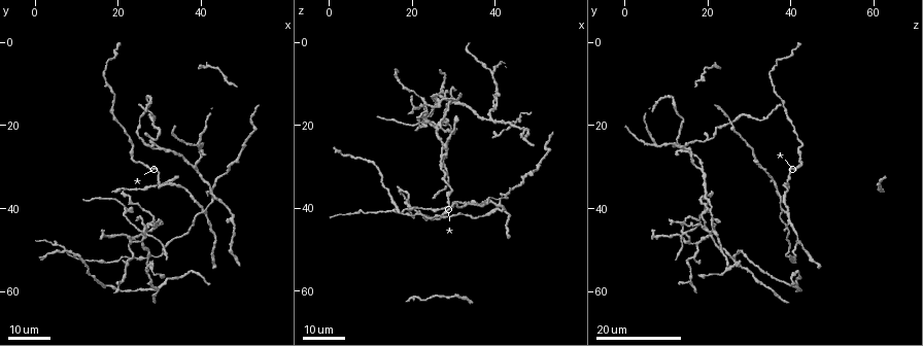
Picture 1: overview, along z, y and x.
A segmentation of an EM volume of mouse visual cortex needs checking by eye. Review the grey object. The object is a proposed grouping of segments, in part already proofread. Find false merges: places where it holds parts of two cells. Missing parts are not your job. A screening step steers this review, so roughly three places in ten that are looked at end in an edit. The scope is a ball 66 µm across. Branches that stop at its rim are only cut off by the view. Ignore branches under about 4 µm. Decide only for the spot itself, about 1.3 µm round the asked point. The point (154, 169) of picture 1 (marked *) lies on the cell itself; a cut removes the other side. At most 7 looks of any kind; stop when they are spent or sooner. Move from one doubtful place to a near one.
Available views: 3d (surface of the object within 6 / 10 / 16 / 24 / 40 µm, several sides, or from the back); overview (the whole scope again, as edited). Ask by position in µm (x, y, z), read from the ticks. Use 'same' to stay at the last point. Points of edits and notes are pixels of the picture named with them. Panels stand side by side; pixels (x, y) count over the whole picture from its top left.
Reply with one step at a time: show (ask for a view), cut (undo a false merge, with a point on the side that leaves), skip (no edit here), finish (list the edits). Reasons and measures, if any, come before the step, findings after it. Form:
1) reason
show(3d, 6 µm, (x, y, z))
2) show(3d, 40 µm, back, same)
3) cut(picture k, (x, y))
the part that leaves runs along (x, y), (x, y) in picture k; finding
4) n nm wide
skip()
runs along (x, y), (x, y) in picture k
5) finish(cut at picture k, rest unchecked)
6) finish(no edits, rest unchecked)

three-way junction
show(3d, 24 µm, (39.5, 24.5, 7.0))

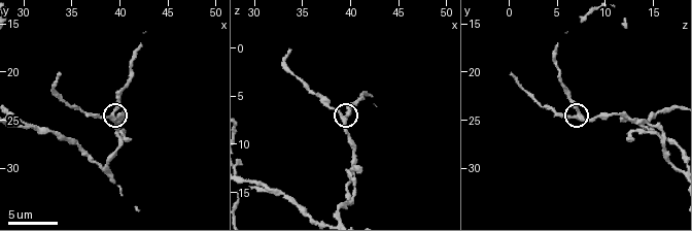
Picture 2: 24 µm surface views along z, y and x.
show(3d, 6 µm, (39.4, 24.4, 7.2))

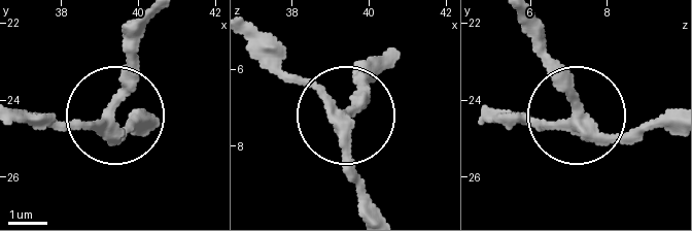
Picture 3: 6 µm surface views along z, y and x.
side arm 11 µm
skip()
runs along (373, 207), (346, 129), (373, 72) in picture 3; one cell here

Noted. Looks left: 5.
two arms in line, one across
show(3d, 16 µm, (30.4, 25.8, 13.8))

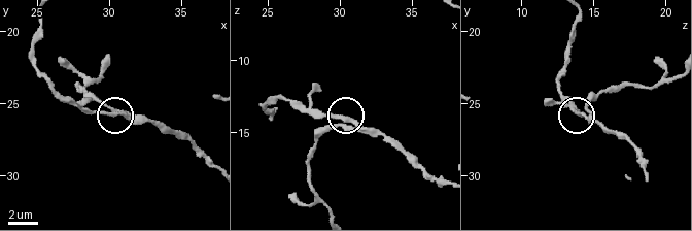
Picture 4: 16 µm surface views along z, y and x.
show(3d, 16 µm, back, (30.6, 25.8, 14.2))

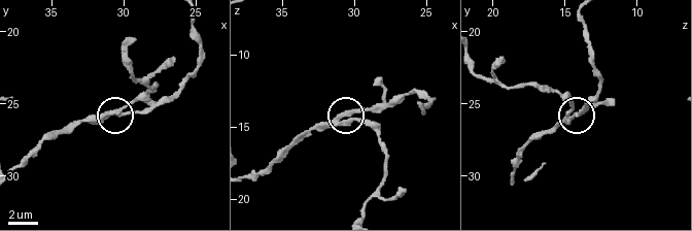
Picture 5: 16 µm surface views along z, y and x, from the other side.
3 arms
skip()
continuous, no second cell

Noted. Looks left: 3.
arms part here
show(3d, 24 µm, (38.5, 31.0, 17.5))

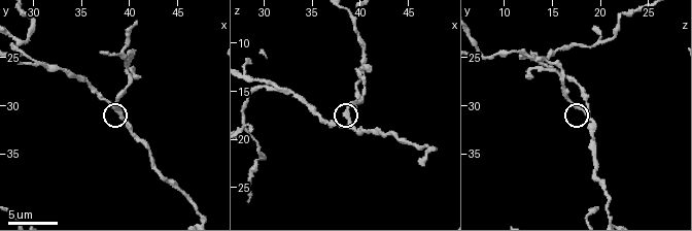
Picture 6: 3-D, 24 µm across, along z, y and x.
closer look
show(3d, 10 µm, (38.8, 30.4, 17.8))

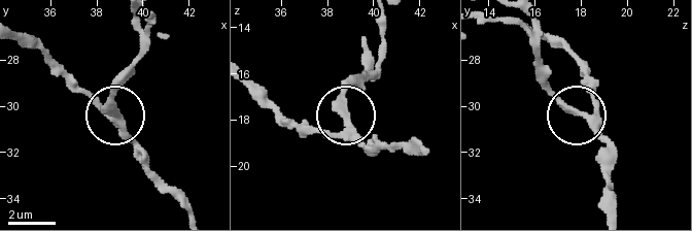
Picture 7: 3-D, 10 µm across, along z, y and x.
side arm 28 µm
skip()
runs along (18, 32), (113, 117), (115, 83) in picture 7; continuous, no second cell

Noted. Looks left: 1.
finish(no edits, rest unchecked)

